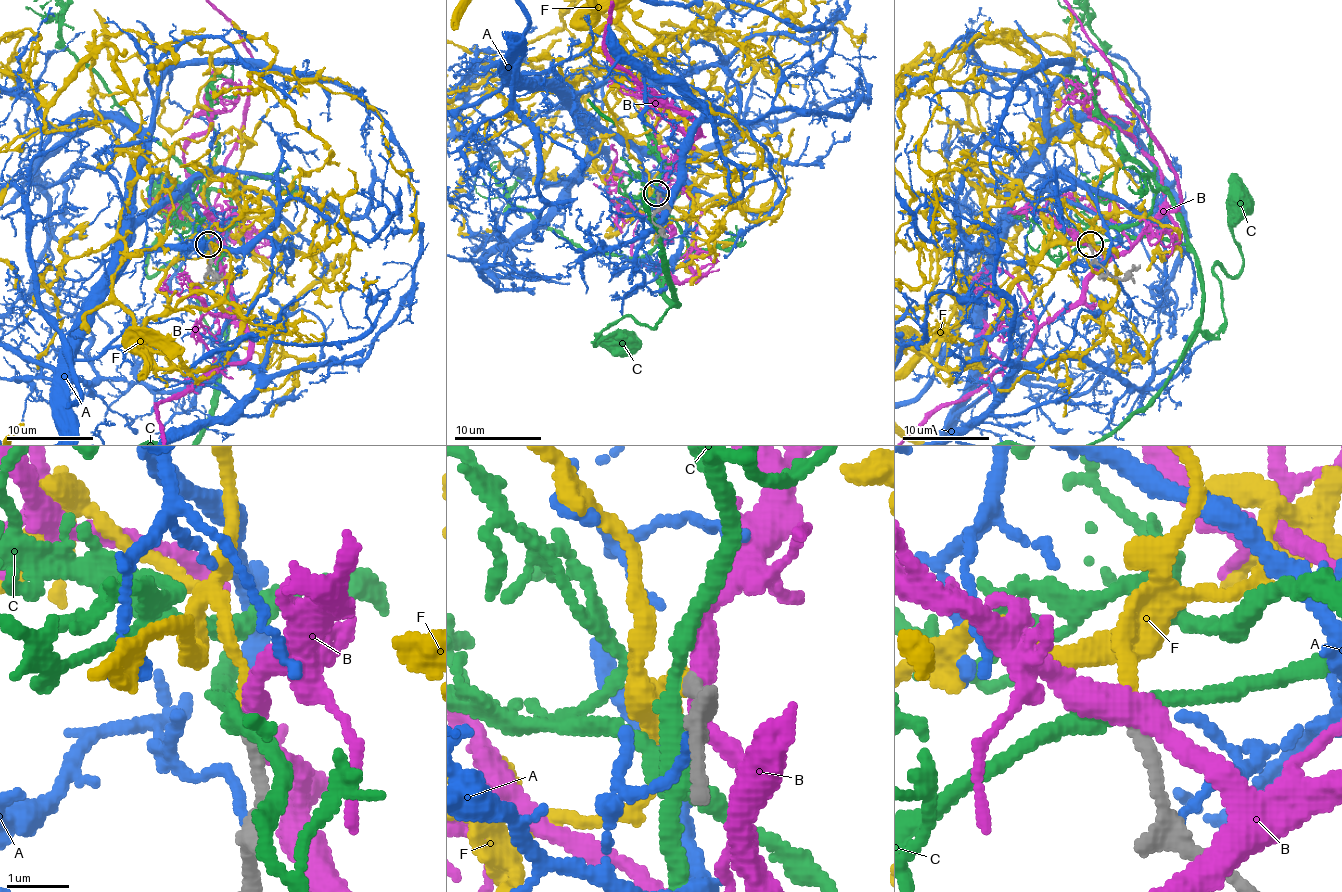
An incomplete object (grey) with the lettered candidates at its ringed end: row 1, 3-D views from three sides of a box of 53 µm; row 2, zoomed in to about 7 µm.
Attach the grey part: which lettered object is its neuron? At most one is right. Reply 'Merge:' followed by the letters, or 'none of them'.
Merge: F

